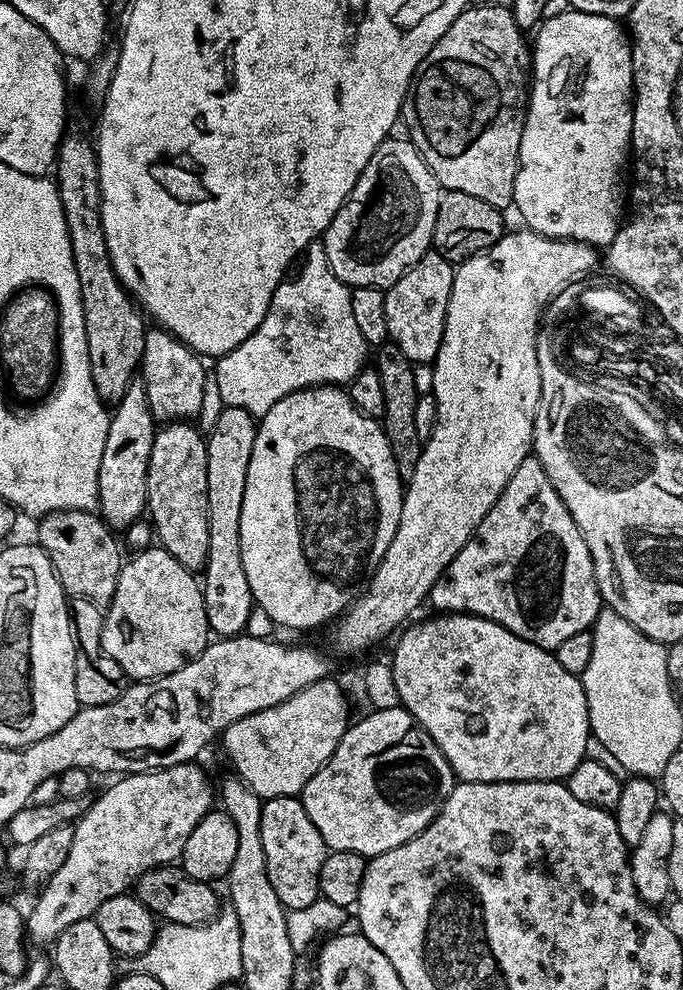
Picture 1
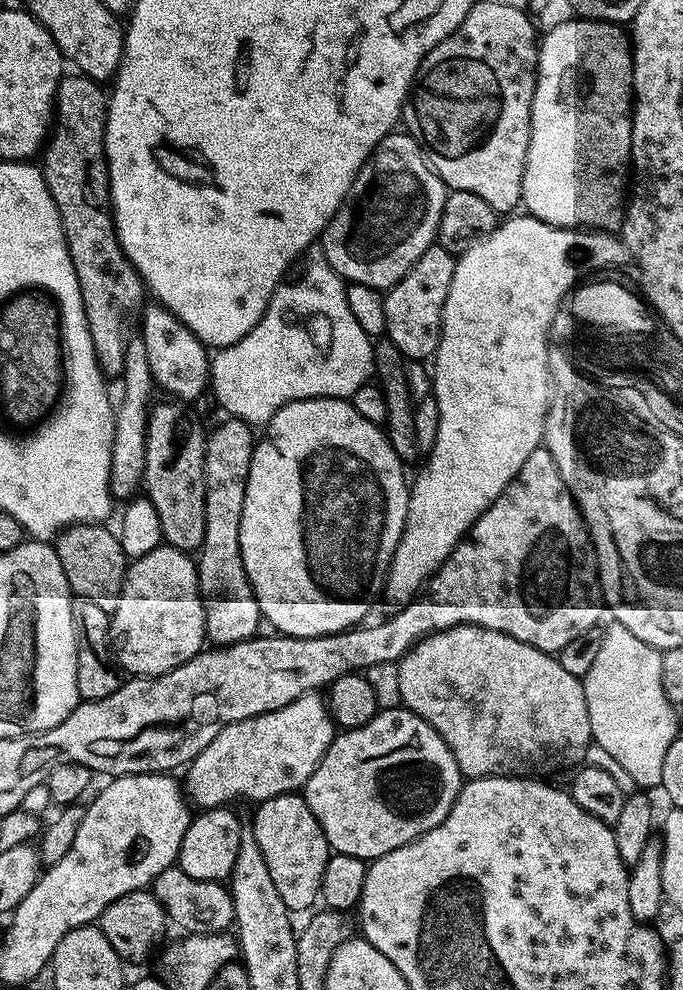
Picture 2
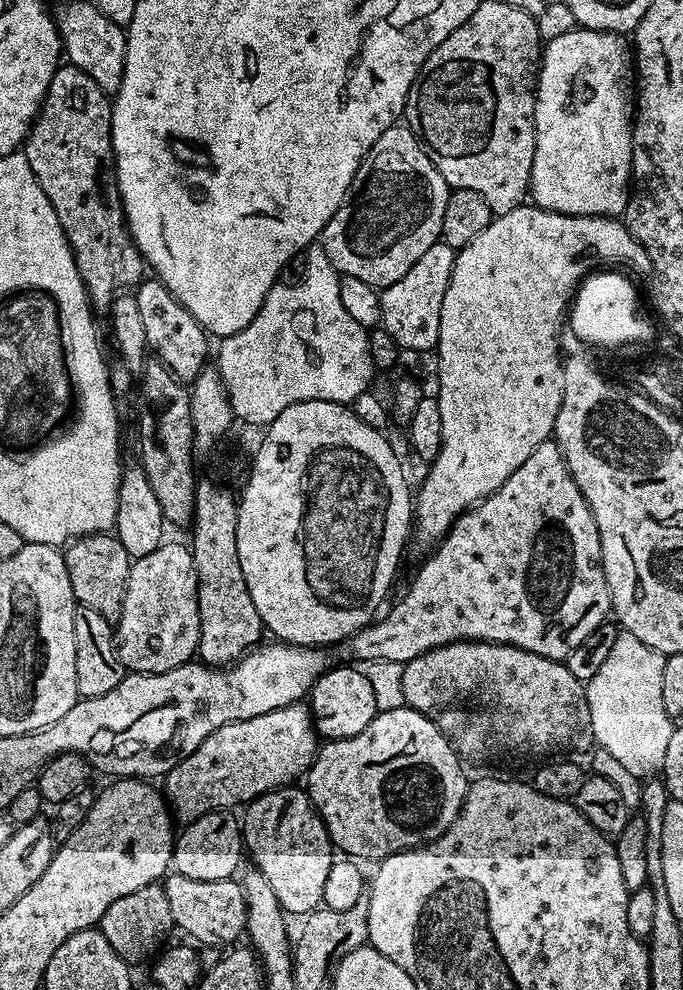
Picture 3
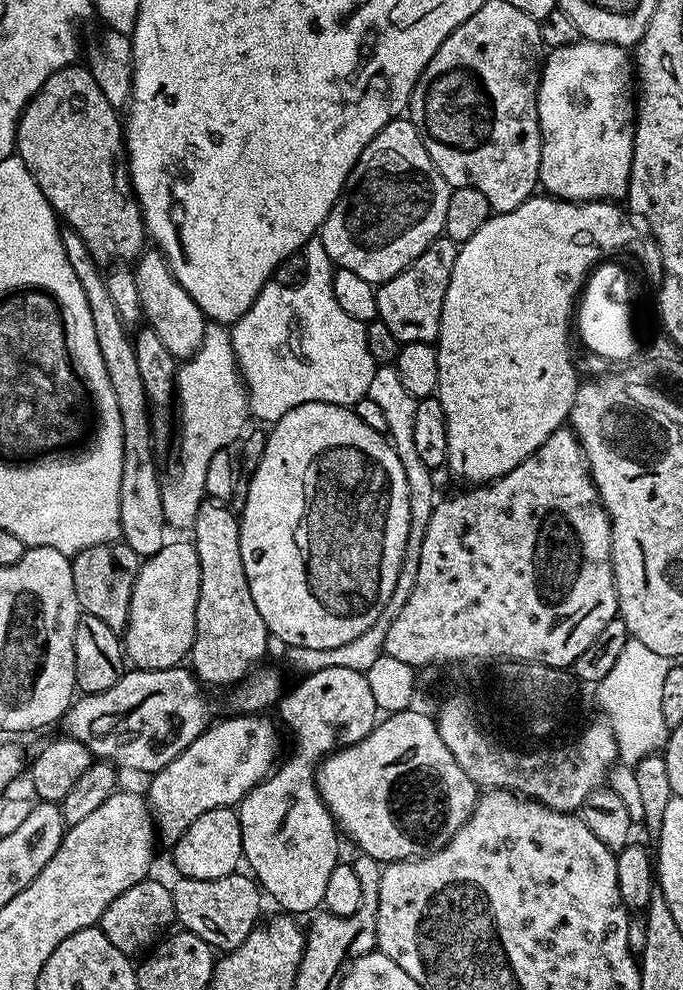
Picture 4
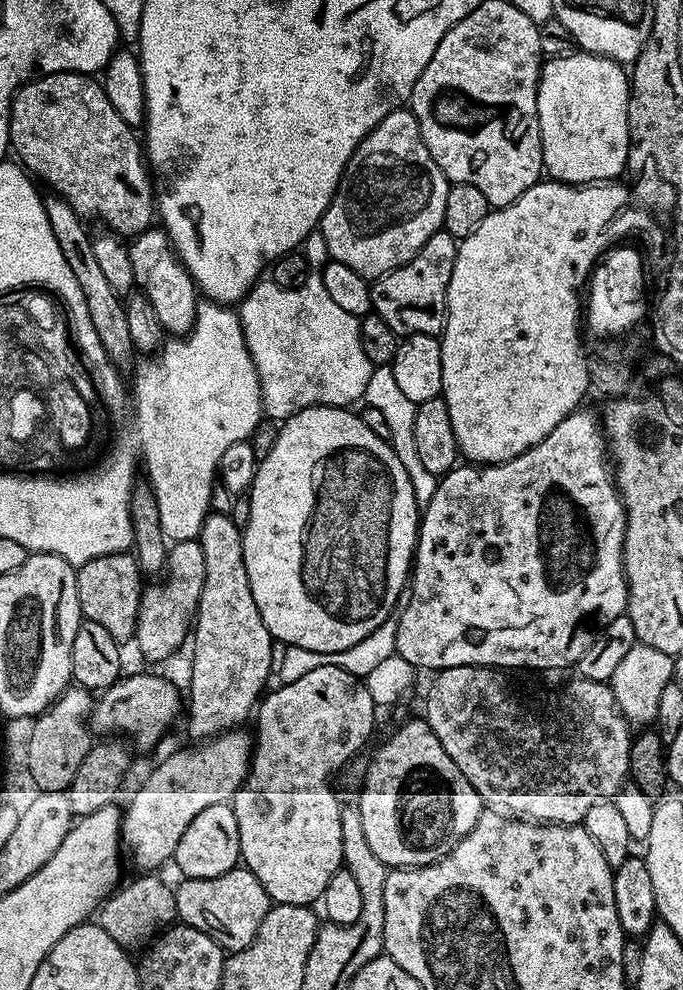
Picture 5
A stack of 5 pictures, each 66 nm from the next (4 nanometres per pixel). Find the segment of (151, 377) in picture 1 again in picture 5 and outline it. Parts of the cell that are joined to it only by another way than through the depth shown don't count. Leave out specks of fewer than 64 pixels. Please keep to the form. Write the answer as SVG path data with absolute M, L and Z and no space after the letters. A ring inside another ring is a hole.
M160 228L148 229L129 243L128 253L135 287L150 300L165 333L172 336L188 334L196 322L198 289L177 256L167 232Z

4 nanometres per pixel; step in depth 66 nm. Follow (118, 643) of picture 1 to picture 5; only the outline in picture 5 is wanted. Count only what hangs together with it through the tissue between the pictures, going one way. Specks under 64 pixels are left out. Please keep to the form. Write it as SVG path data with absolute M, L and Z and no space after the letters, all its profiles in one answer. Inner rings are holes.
M199 539L177 540L167 549L162 578L157 584L152 584L143 589L140 594L138 606L138 622L134 645L148 660L168 660L180 647L185 647L190 636L190 629L194 624L196 603L202 594L202 582L206 582L206 561L202 558L202 546Z

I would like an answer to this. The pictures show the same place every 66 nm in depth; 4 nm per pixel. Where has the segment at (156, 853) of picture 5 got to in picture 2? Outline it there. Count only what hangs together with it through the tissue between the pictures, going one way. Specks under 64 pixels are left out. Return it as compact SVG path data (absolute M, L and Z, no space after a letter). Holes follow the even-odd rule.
M319 691L307 692L278 710L218 730L214 742L187 765L182 787L189 801L200 810L228 806L233 803L231 800L259 802L299 793L337 732L325 697Z

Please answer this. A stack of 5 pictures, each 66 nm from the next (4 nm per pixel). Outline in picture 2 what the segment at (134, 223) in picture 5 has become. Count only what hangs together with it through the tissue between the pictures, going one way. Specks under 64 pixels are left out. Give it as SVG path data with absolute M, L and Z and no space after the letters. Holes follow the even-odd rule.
M83 74L65 75L56 91L54 119L50 135L42 149L44 166L42 173L46 186L54 198L54 206L60 215L64 243L68 247L70 262L78 278L78 290L82 290L82 310L86 314L86 326L90 326L90 342L94 342L94 354L105 377L123 377L126 362L126 342L130 335L128 319L132 312L139 313L146 304L144 279L136 267L126 258L116 233L116 219L112 216L112 195L108 177L108 159L104 149L104 131L108 121L108 96L97 81Z

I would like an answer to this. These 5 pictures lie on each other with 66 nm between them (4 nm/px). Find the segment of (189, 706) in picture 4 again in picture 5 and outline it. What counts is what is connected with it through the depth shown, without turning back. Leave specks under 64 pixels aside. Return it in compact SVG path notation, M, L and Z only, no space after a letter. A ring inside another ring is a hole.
M127 676L117 680L112 687L105 688L93 703L91 727L97 733L104 732L100 734L119 734L140 748L152 748L163 738L164 731L175 722L176 715L179 712L181 715L181 689L179 692L164 676Z

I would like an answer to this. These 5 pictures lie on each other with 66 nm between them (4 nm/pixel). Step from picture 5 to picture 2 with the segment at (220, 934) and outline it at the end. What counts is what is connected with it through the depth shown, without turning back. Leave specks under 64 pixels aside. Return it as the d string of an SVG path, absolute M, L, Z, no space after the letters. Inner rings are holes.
M173 866L162 870L162 874L152 880L150 891L164 908L167 919L173 925L176 923L178 927L185 928L185 933L193 936L215 936L227 933L233 927L236 915L232 894L221 881L190 878L190 874Z

